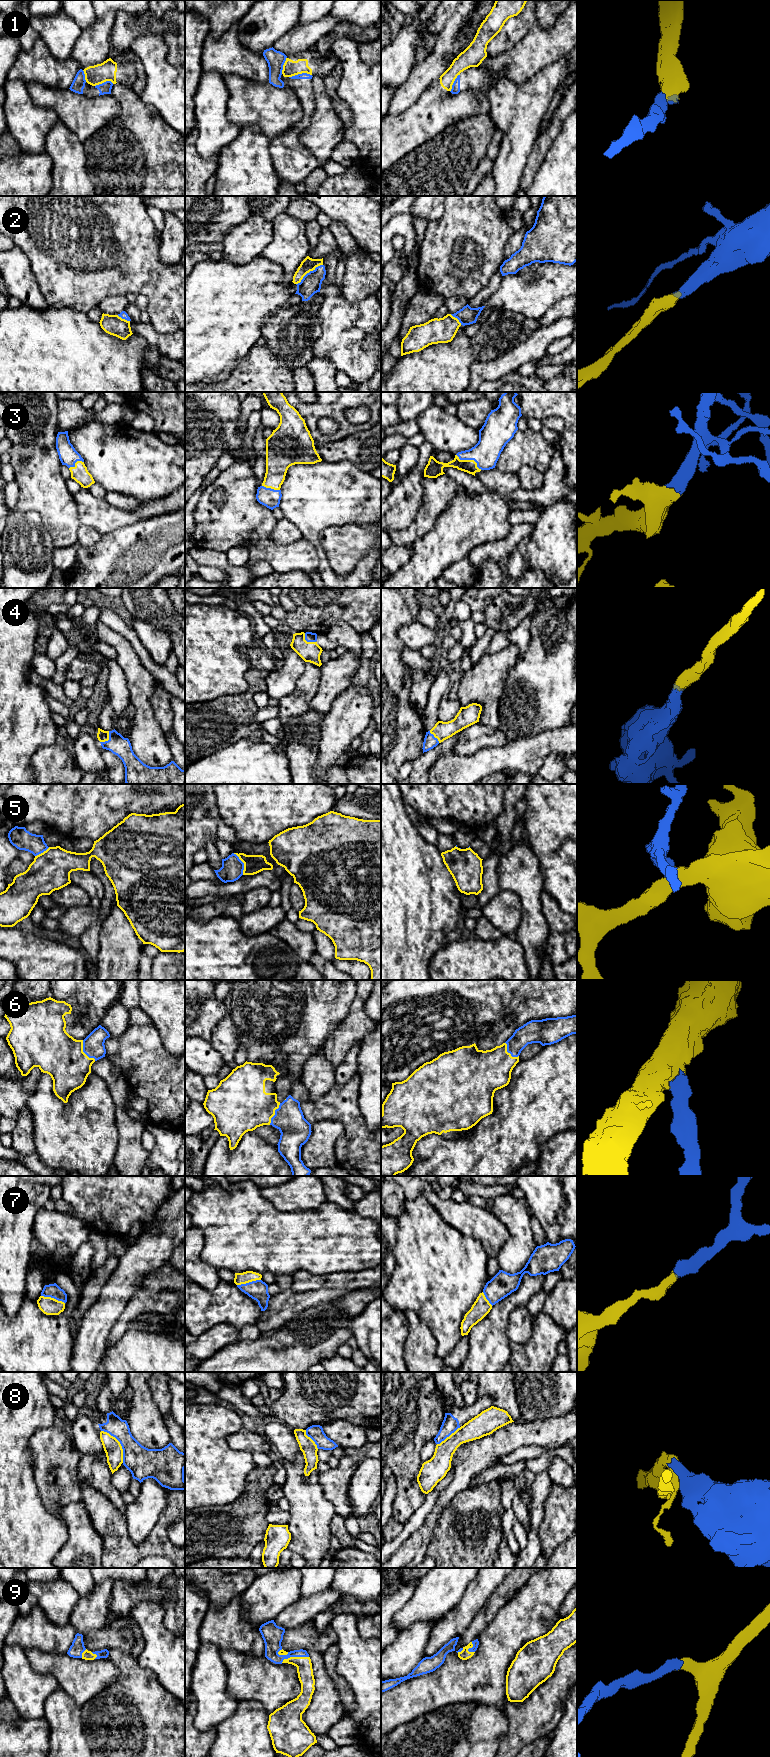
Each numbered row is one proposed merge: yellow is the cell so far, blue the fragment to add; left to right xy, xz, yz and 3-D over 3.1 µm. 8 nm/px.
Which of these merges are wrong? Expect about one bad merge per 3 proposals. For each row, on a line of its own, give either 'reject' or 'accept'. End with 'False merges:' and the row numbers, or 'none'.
1: reject
2: accept
3: accept
4: accept
5: reject
6: accept
7: accept
8: reject
9: accept
False merges: 1, 5, 8

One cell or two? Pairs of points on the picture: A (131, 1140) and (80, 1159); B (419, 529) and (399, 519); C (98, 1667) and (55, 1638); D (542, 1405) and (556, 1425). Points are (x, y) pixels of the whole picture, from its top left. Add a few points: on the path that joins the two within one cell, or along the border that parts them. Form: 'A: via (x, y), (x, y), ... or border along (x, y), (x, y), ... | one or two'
A: border along (115, 1122), (117, 1150), (113, 1164) | two
B: border along (421, 504), (414, 520), (406, 528), (391, 530) | two
C: border along (43, 1651), (66, 1654) | two
D: border along (566, 1412), (548, 1418), (528, 1421) | two

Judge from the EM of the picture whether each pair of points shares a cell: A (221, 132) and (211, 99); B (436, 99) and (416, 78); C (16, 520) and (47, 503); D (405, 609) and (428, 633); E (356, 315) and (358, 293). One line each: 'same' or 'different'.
A: same
B: different
C: different
D: different
E: different

